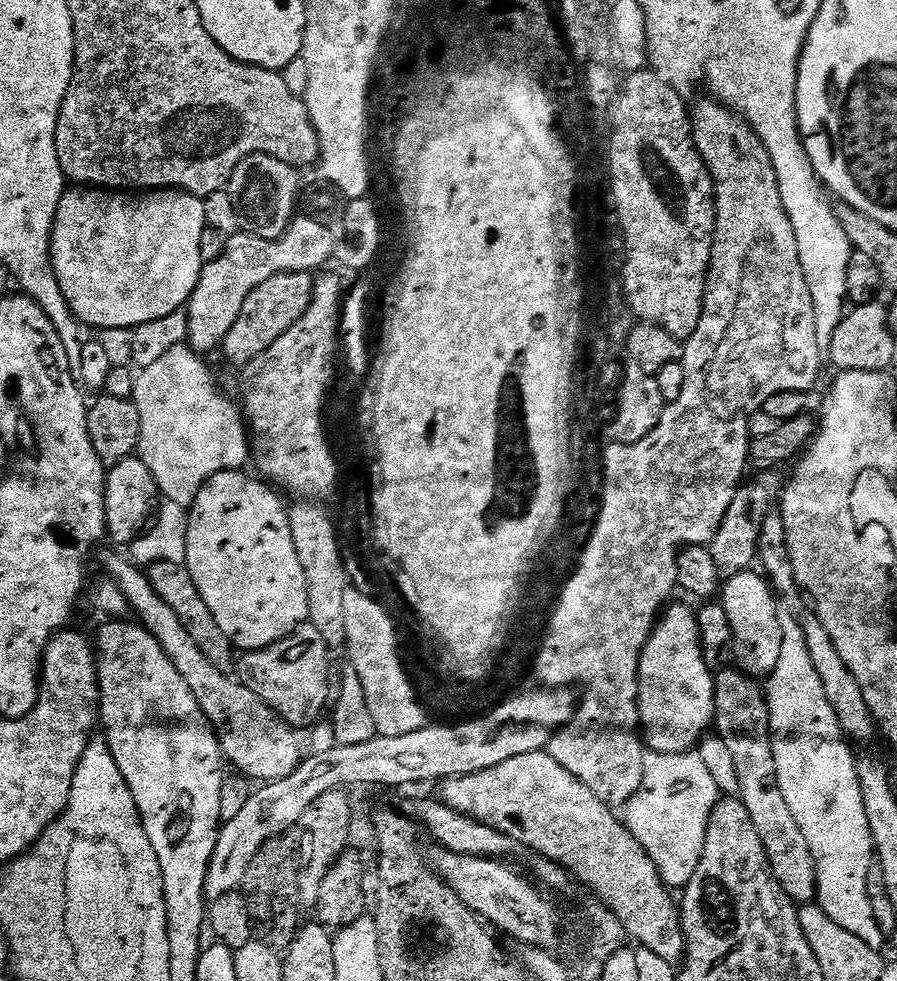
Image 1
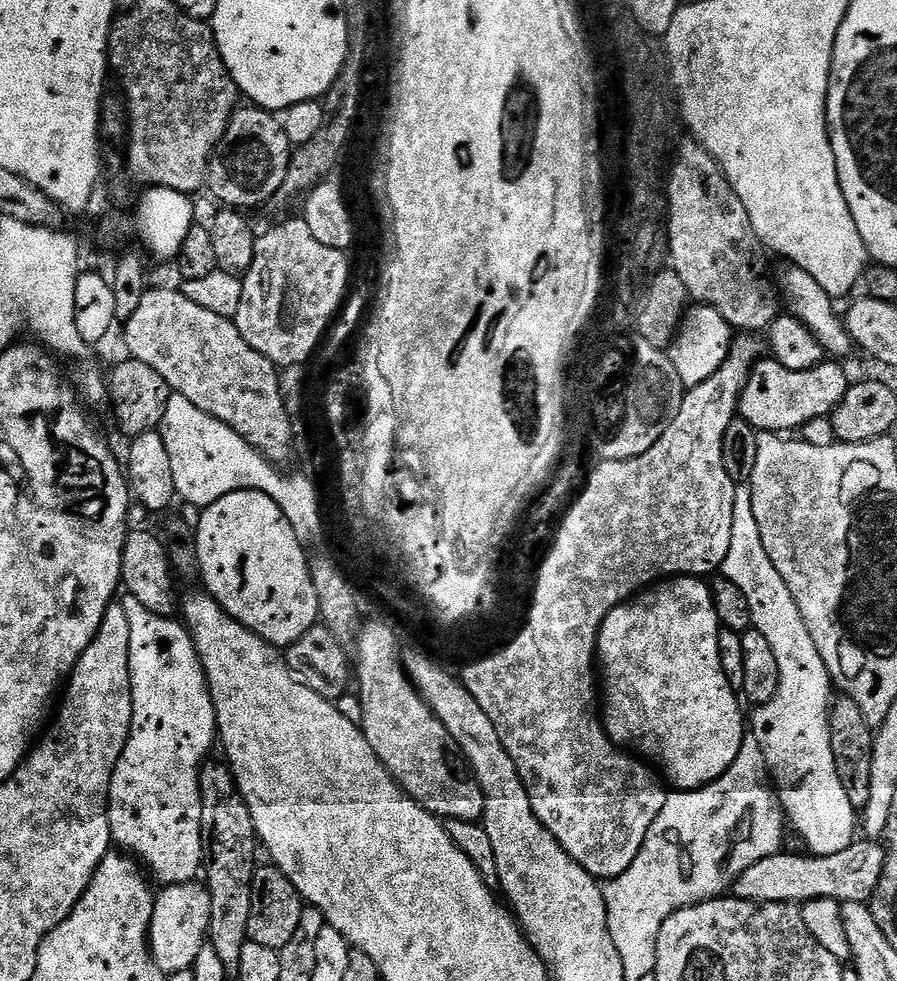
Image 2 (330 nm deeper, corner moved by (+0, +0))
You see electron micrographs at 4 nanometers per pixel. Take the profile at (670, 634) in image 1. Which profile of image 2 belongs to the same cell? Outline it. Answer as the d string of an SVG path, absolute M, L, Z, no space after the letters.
M673 578L647 589L631 602L619 604L602 622L600 636L596 640L598 668L599 671L600 668L604 671L604 680L602 676L602 728L607 739L624 750L628 750L633 740L640 747L641 754L649 756L668 775L669 782L681 793L694 792L698 788L704 788L707 784L713 784L732 765L734 758L738 758L738 750L744 745L746 739L746 724L745 721L744 724L740 721L741 701L737 693L730 687L720 659L722 625L714 611L714 594L704 584L707 583L700 578Z

